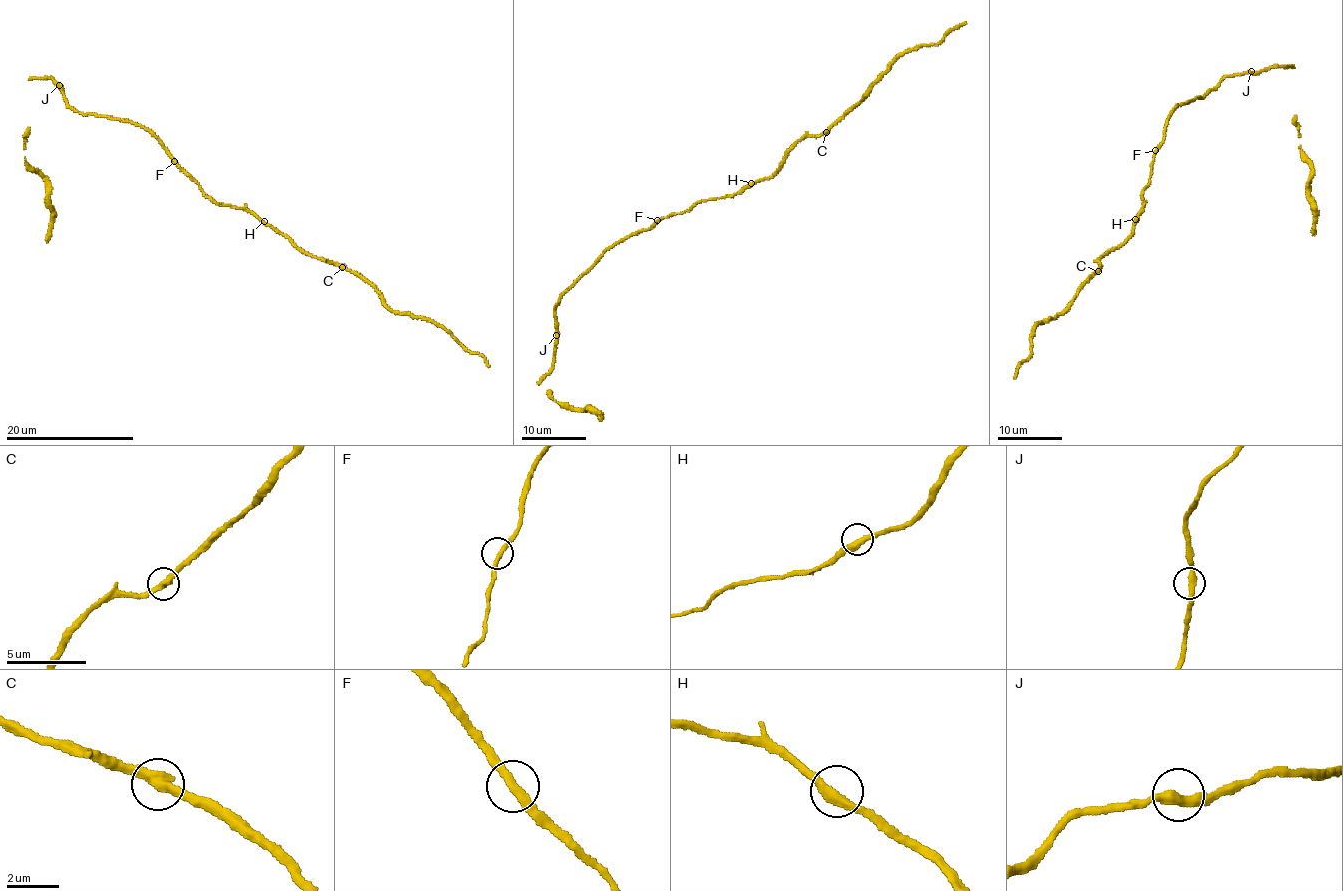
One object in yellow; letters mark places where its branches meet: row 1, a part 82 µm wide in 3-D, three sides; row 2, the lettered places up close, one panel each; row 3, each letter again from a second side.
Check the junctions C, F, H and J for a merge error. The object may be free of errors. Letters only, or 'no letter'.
no letter

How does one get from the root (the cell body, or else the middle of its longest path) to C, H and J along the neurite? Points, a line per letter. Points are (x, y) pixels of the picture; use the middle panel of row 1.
C: (659, 221), (687, 211), (704, 200), (733, 196), (752, 183), (767, 179), (795, 144), (807, 136), (826, 132)
H: (659, 221), (687, 211), (704, 200), (733, 196), (751, 183)
J: (659, 221), (614, 243), (561, 296), (555, 310), (556, 335)

